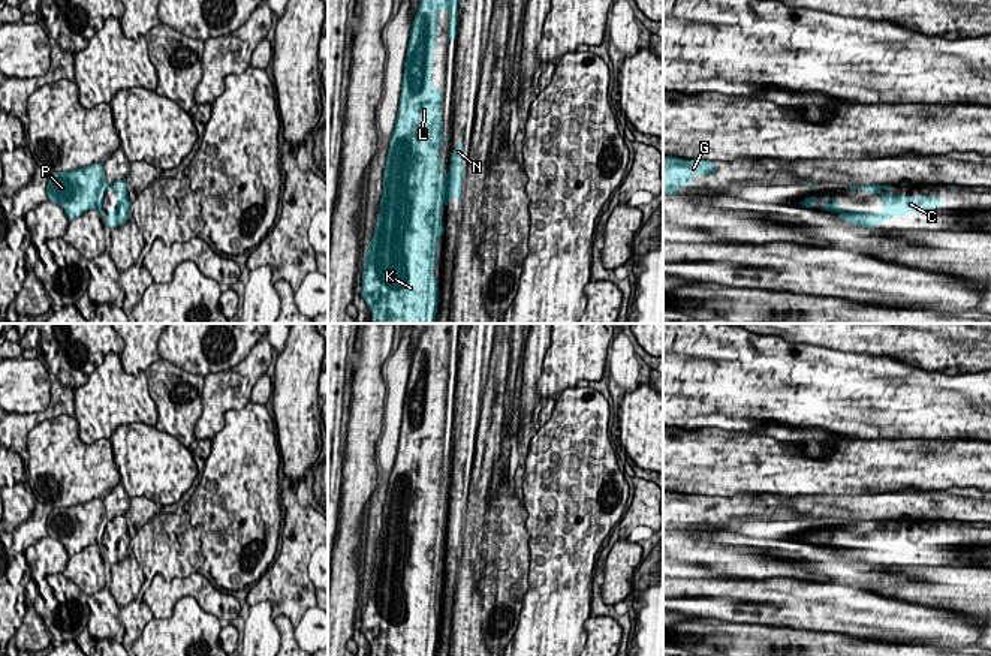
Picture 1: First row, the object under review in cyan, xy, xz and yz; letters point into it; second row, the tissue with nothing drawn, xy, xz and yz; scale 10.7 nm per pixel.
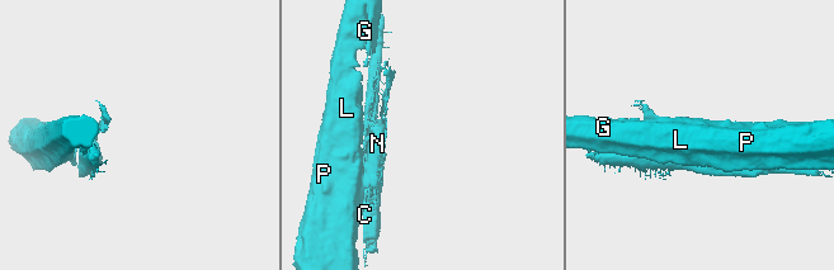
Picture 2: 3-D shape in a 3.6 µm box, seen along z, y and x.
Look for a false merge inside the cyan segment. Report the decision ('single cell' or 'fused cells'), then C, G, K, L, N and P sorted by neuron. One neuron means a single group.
fused cells | C N / G K L P

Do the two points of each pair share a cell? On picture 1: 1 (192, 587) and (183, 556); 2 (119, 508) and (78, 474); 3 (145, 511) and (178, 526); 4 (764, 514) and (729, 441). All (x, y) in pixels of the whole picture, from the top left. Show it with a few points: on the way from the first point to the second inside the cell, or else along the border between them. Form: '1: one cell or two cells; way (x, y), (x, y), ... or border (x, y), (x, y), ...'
1: two cells; border (198, 571), (174, 578)
2: two cells; border (120, 481), (102, 499)
3: two cells; border (157, 511), (139, 529)
4: two cells; border (719, 494), (785, 494), (789, 497)

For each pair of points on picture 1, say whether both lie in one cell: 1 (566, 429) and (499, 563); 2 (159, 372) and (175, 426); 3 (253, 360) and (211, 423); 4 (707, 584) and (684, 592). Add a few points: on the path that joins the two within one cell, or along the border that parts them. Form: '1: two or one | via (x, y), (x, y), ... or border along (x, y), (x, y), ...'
1: two | border along (521, 502), (526, 511)
2: one | via (163, 385), (168, 402), (175, 412)
3: one | via (240, 376), (226, 384), (214, 406)
4: one | via (701, 586), (690, 589)

